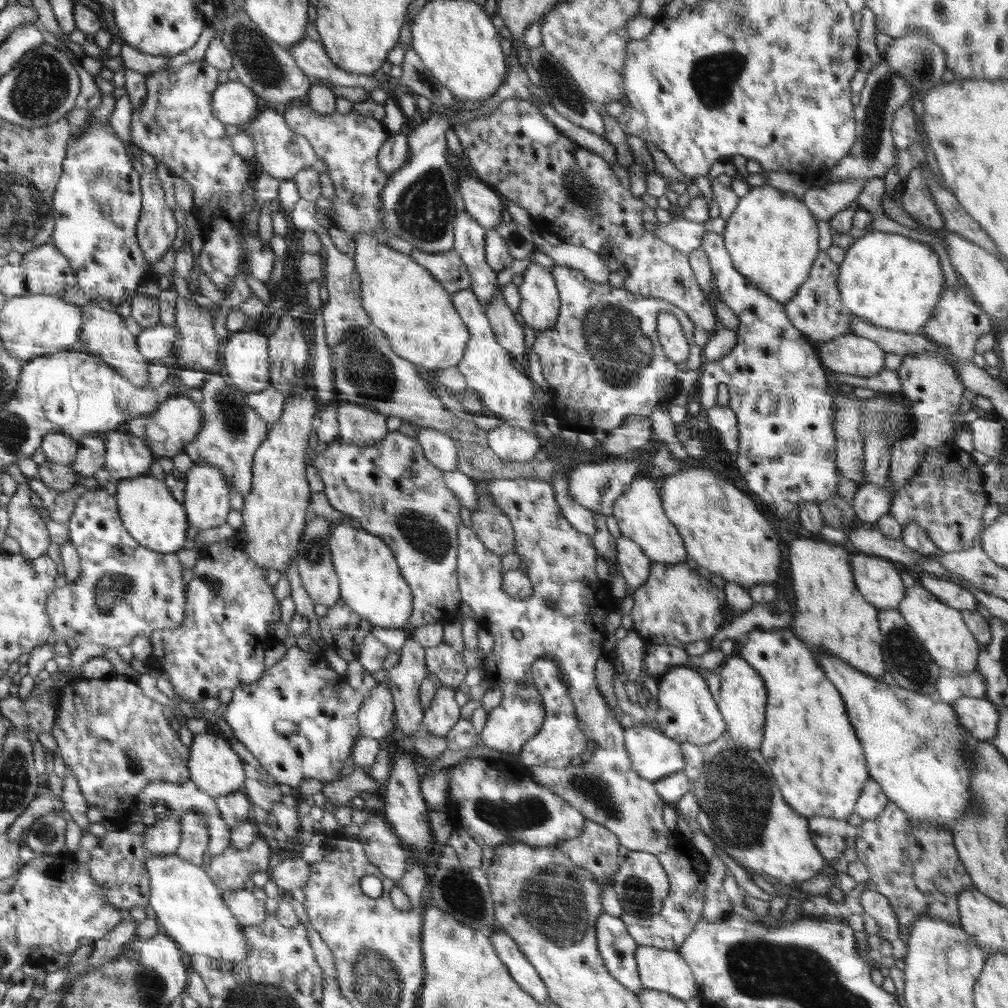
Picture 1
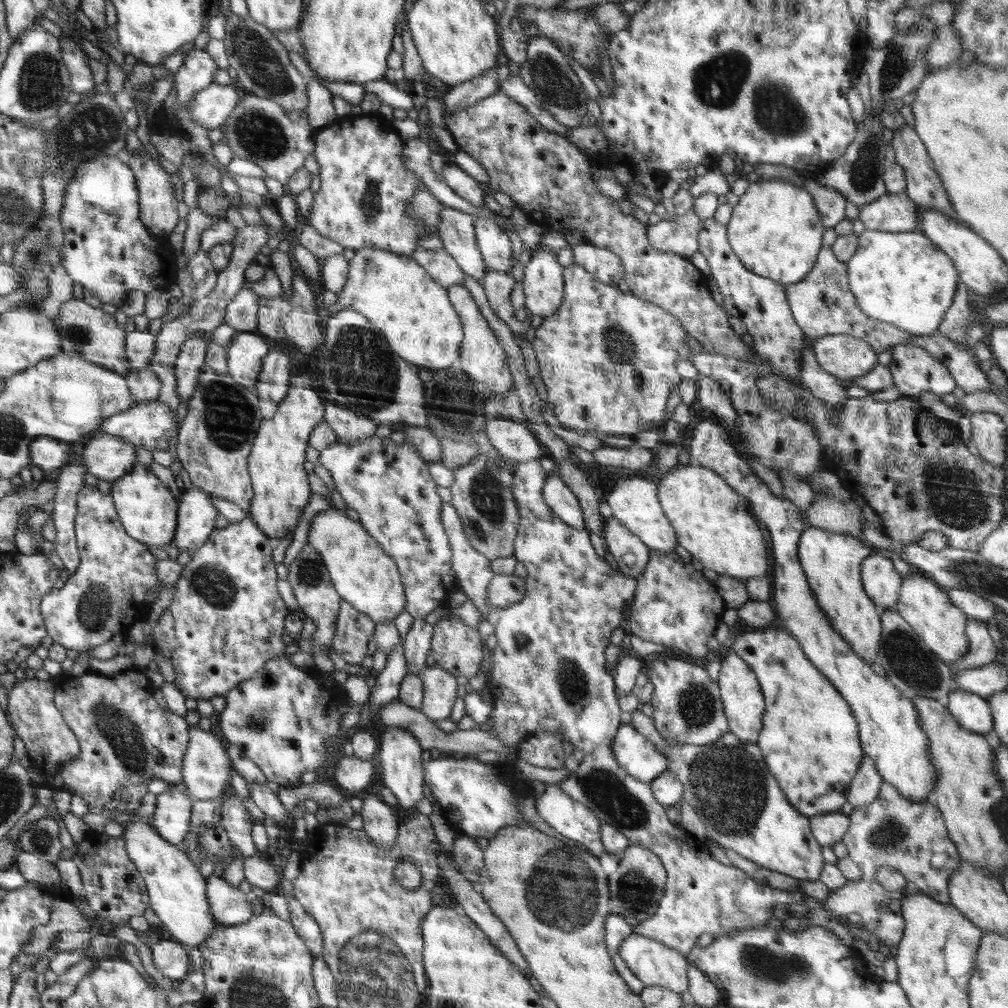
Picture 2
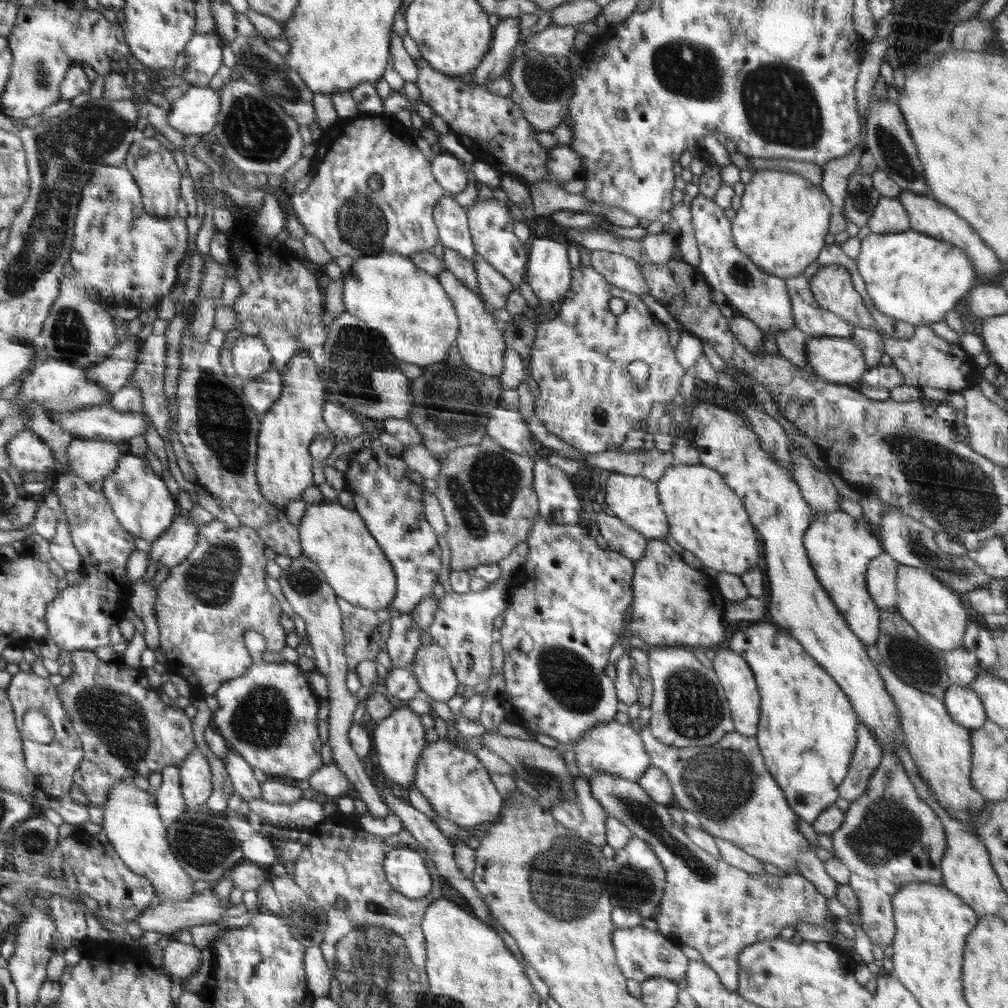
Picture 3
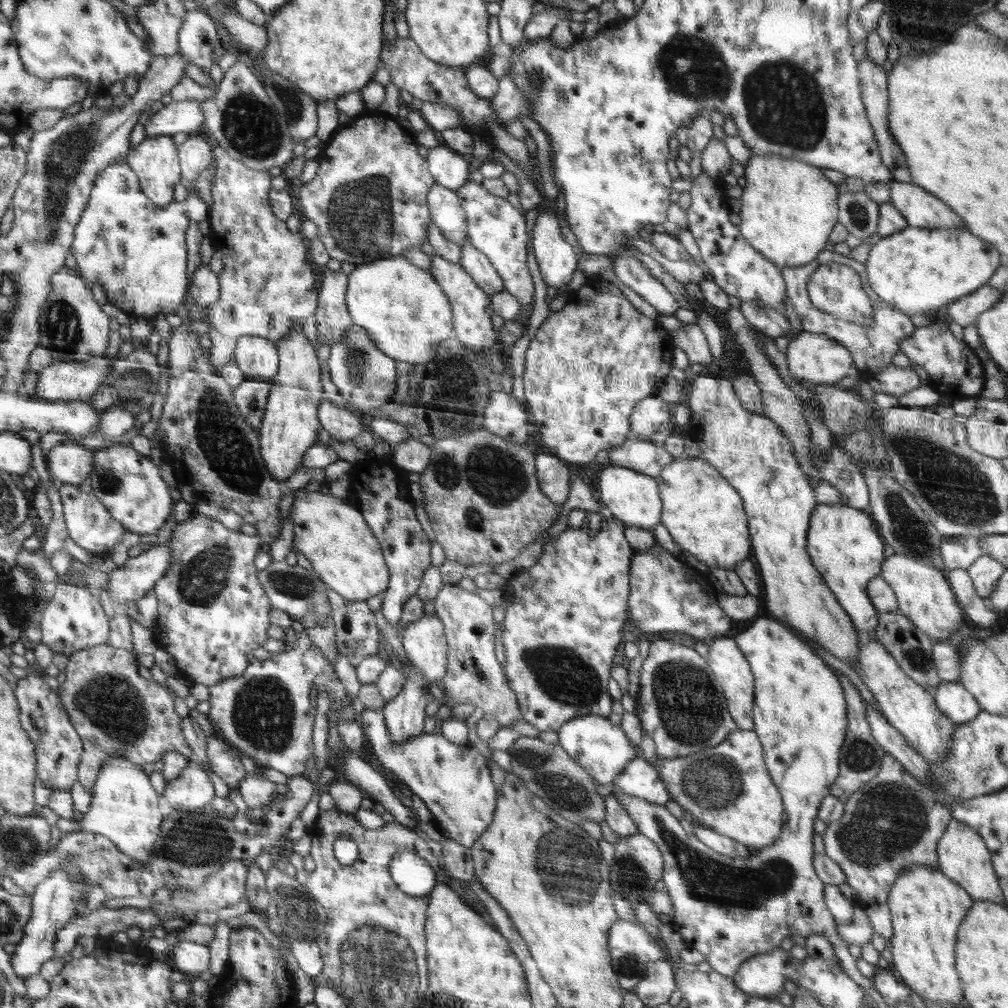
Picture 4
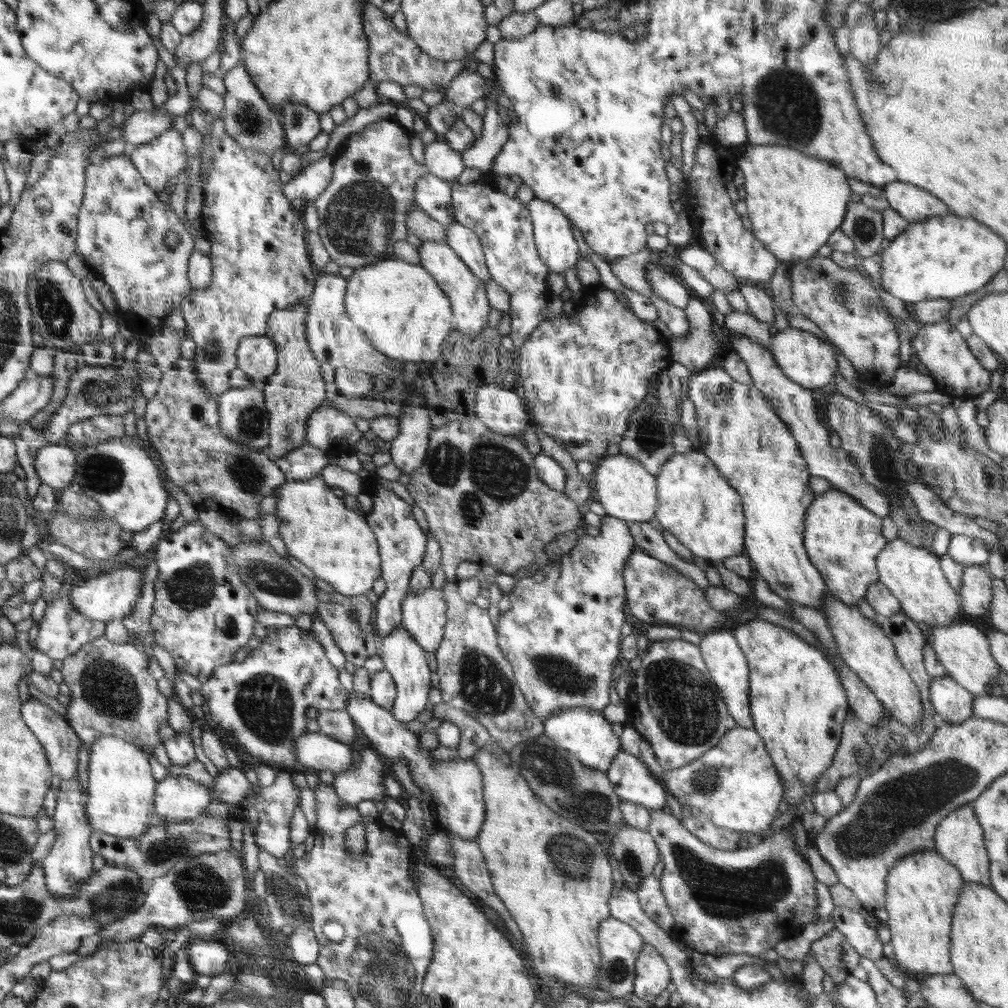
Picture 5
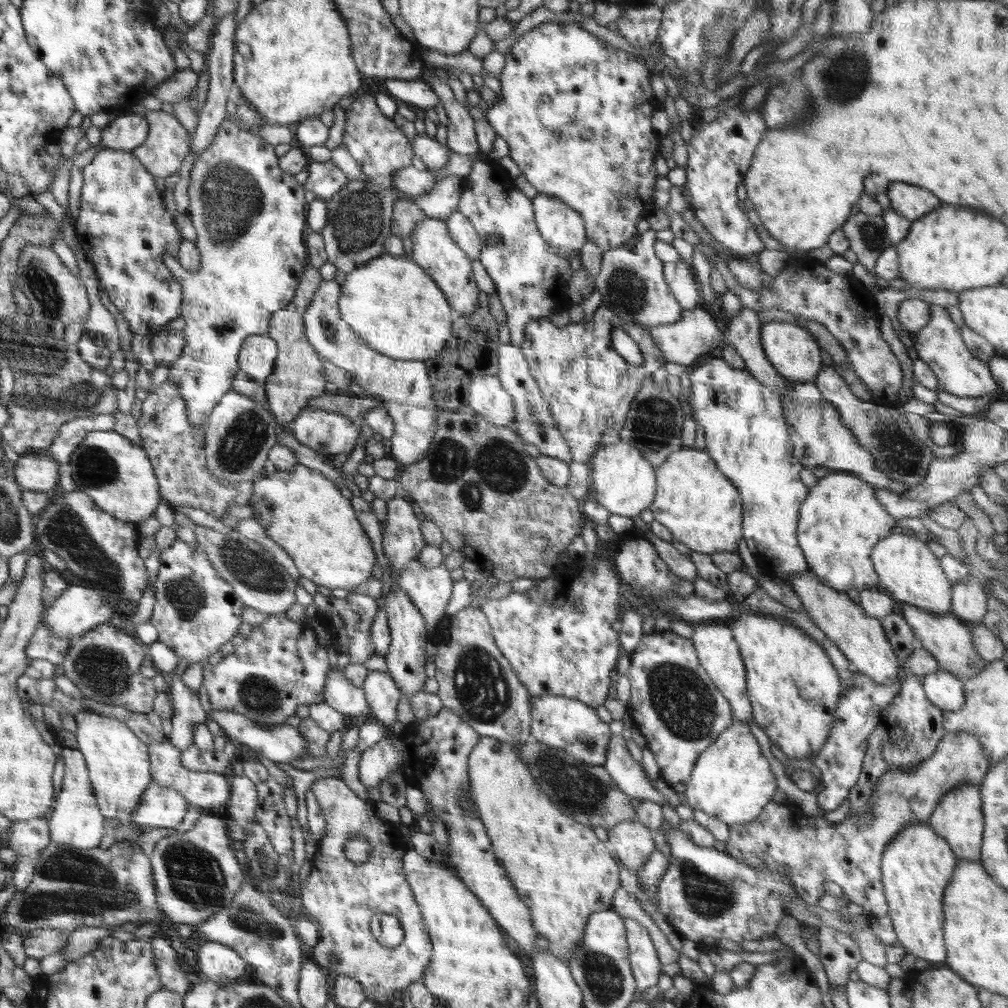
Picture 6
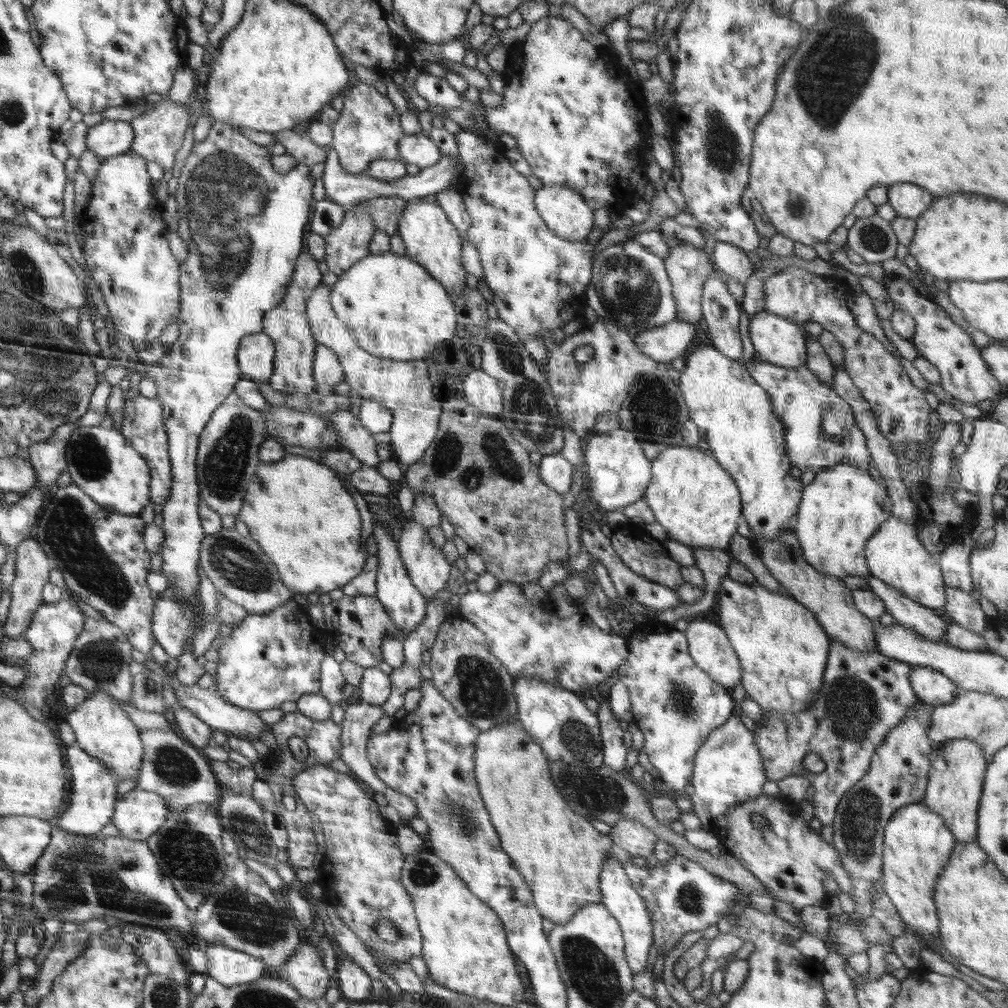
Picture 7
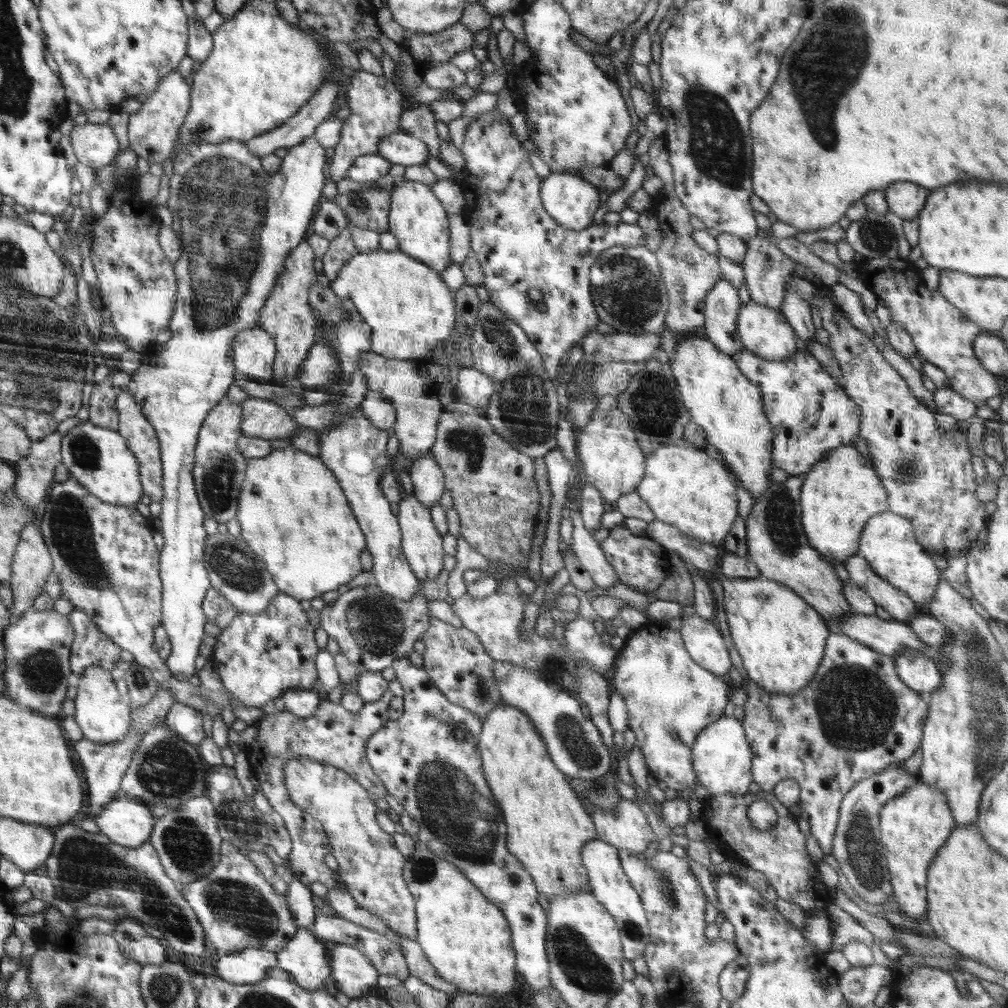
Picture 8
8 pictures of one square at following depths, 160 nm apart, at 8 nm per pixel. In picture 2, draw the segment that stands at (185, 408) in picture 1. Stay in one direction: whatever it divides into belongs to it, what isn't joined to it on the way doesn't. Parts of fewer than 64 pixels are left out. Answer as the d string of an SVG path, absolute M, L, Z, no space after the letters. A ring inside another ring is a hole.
M154 399L146 403L138 403L129 410L106 418L105 422L98 427L98 433L120 437L134 446L146 448L151 453L156 450L168 451L168 443L176 429L176 415L177 412L171 411L167 404Z

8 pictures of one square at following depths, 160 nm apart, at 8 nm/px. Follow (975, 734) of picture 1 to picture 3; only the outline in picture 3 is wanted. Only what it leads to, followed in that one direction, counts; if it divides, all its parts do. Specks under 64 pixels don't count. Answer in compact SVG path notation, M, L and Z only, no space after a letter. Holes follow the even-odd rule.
M951 684L946 689L942 702L954 722L967 729L976 729L982 726L987 719L980 697L970 686Z

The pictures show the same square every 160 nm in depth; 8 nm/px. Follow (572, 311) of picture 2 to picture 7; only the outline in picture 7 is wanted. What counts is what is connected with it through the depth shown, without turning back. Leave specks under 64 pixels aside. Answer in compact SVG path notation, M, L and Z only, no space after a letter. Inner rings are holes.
M602 317L587 329L567 335L557 344L552 335L543 338L547 350L543 373L550 385L561 423L566 424L572 433L582 442L592 435L599 414L619 412L628 391L641 373L656 373L657 362L637 347L634 337L614 323L606 322ZM580 346L592 346L594 355L590 361L579 363L573 357Z

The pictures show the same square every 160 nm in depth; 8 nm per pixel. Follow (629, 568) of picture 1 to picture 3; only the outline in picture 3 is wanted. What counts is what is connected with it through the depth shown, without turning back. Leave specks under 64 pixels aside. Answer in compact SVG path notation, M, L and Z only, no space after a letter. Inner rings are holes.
M615 516L604 517L603 519L604 522L598 523L598 528L601 534L599 538L602 541L606 541L607 546L609 546L611 550L616 551L618 554L621 554L622 556L625 556L634 562L642 559L649 539L645 536L642 536L640 532L634 530L631 526L628 526L626 523Z

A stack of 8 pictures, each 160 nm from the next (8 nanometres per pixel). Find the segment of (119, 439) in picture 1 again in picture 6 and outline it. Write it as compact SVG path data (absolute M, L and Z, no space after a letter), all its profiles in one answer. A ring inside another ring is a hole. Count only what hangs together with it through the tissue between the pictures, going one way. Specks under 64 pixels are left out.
M41 452L20 455L14 463L14 482L22 490L55 494L59 484L59 466L56 460Z

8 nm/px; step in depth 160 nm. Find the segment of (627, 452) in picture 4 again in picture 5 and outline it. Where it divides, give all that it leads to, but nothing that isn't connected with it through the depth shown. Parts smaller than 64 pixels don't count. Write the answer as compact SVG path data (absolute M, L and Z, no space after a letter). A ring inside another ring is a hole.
M658 399L655 404L647 404L643 400L630 415L626 433L622 441L618 444L622 455L630 456L638 460L640 465L654 477L660 473L662 466L676 454L676 451L674 451L674 443L672 443L676 425L668 422L664 413L664 407Z

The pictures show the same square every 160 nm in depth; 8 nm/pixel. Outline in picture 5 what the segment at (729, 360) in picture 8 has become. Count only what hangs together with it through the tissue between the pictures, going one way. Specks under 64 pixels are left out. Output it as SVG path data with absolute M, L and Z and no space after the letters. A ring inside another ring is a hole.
M723 367L695 371L689 377L688 386L688 396L694 404L700 429L697 450L710 458L740 496L745 514L744 554L750 560L754 573L762 576L770 590L787 602L822 610L823 600L830 592L818 570L810 563L803 541L805 514L815 494L808 484L808 468L790 428L774 412L763 392L753 384L746 386L736 382Z

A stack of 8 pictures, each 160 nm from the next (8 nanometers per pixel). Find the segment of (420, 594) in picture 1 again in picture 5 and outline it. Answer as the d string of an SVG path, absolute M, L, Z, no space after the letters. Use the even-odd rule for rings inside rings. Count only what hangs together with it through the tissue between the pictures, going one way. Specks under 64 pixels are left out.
M370 476L363 480L363 485L365 488L364 493L368 494L372 498L372 503L374 503L372 512L366 514L367 523L375 534L379 546L381 577L386 583L386 589L379 597L375 608L375 626L378 628L380 638L384 638L401 625L401 606L405 596L409 593L409 582L414 569L422 565L427 545L427 535L416 523L412 506L409 506L402 498L396 496L392 490L384 489Z

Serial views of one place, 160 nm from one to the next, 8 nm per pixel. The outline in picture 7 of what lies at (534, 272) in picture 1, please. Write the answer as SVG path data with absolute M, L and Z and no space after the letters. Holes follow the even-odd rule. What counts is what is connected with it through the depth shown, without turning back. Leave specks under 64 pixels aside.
M543 186L535 190L535 207L546 227L562 239L586 240L594 226L594 211L579 192L567 186Z

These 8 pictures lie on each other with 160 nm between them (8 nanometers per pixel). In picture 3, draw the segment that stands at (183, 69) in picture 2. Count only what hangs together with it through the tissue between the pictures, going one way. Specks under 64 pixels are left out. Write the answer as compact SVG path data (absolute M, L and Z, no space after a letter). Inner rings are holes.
M217 33L194 35L186 47L182 78L192 87L209 87L212 76L222 66L222 37Z

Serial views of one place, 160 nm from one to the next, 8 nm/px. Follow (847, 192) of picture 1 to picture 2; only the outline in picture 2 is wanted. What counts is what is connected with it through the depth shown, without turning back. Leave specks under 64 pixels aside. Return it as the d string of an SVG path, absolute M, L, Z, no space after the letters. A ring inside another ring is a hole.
M812 184L807 191L812 195L825 228L834 228L845 220L847 198L837 189L831 189L824 184Z

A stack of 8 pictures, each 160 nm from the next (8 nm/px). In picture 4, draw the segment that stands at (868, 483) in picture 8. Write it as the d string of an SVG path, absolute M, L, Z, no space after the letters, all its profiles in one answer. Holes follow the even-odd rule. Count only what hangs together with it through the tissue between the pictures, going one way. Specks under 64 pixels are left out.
M818 503L812 511L807 532L807 551L813 566L826 586L836 595L840 606L852 620L855 630L865 634L875 630L879 615L866 588L874 576L881 574L885 558L885 542L879 533L878 524L867 510L854 509L841 503Z

